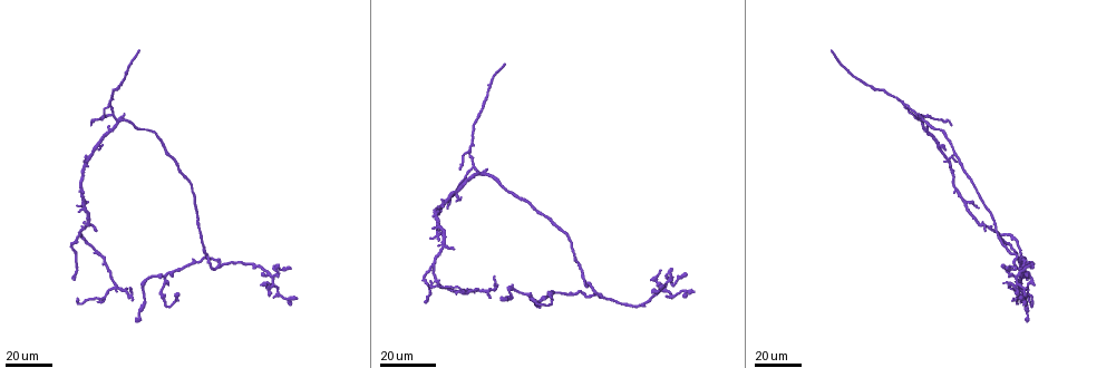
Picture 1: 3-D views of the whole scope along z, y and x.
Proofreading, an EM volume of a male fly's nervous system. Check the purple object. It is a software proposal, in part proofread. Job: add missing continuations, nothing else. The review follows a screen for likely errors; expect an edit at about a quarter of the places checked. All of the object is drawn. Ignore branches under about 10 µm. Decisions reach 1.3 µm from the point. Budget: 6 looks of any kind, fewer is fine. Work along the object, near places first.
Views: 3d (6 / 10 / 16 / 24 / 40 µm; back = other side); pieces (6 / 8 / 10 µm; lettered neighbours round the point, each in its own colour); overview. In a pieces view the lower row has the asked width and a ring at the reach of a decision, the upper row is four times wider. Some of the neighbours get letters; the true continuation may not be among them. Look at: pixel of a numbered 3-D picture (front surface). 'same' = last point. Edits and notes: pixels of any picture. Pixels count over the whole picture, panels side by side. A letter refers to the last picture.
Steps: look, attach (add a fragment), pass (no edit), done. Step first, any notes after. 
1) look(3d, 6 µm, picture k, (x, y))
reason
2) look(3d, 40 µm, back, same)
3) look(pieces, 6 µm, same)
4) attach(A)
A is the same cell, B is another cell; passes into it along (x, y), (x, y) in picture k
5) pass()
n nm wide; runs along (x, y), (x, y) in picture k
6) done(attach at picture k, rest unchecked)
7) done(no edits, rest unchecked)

look(3d, 24 µm, picture 1, (830, 50))
long arm stops here

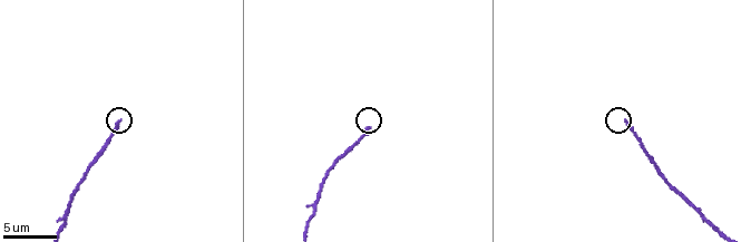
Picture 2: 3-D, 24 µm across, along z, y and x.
look(pieces, 8 µm, picture 2, (370, 128))
what lies round it

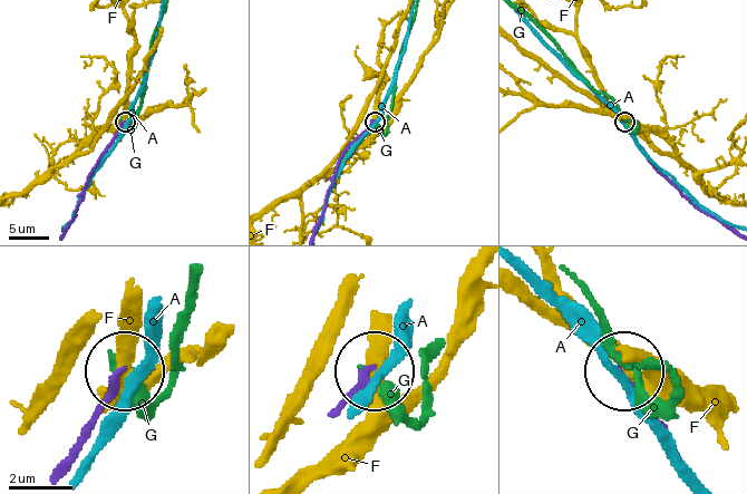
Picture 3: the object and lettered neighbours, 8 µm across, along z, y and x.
pass()
A, F and G are other cells; runs along (67, 458), (120, 374) in picture 3; no lettered fragment goes on from it

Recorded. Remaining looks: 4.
look(3d, 24 µm, picture 1, (453, 249))
an open end

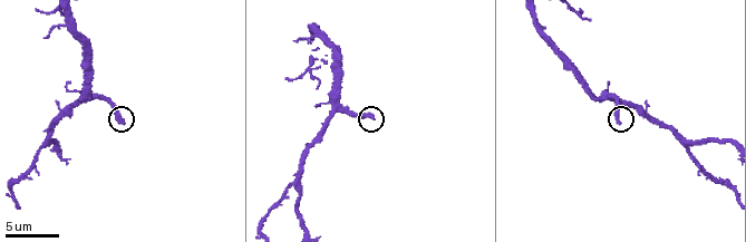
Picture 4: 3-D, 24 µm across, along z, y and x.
look(pieces, 8 µm, picture 4, (122, 122))
what lies round it

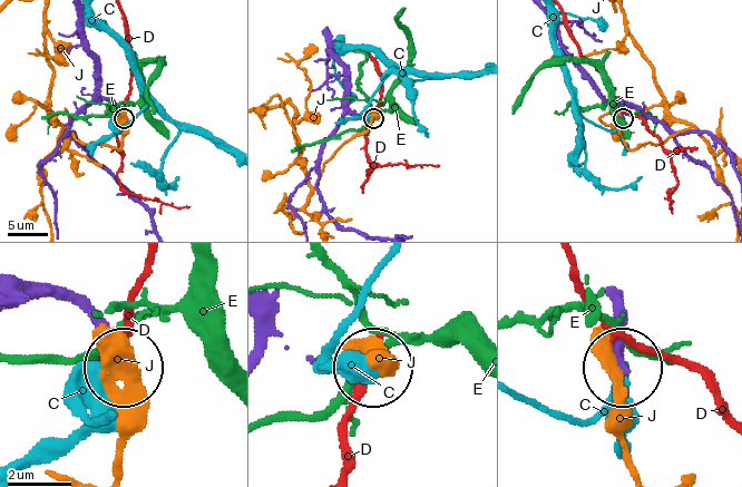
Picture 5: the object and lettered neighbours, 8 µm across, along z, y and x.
pass()
270 nm wide; C, D, E and J are other cells; runs along (22, 296), (79, 305), (124, 367) in picture 5; no lettered fragment goes on from it

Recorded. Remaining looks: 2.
look(3d, 24 µm, picture 1, (1006, 268))
branch stops here

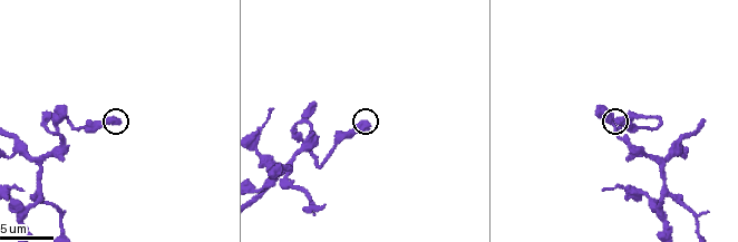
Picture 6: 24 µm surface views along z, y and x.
look(pieces, 8 µm, picture 6, (370, 125))

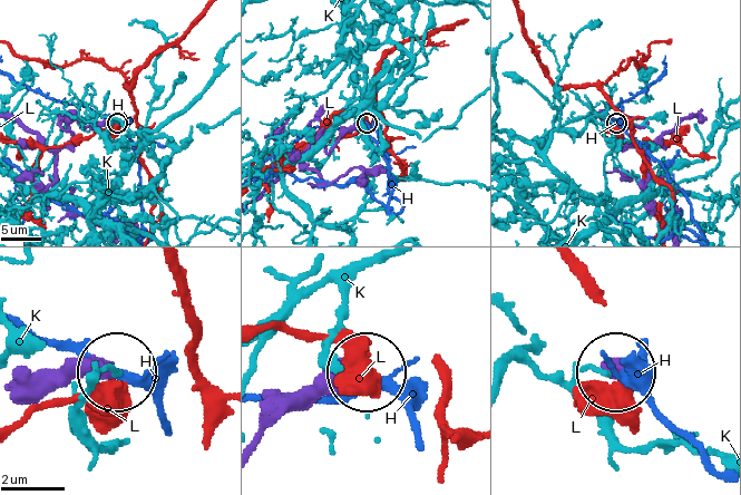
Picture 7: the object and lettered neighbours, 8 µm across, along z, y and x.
pass()
H, K and L are other cells; none of them fits

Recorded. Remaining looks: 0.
done(no edits, rest unchecked)

